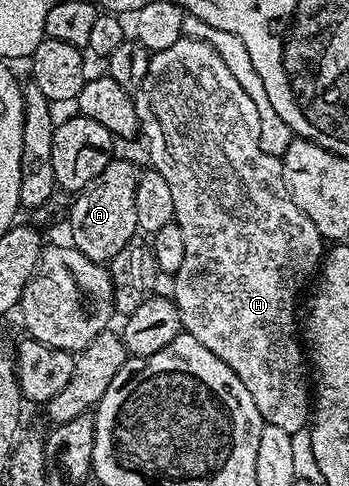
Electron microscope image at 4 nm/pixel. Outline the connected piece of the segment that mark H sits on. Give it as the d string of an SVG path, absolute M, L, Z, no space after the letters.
M183 37L179 41L175 41L175 45L171 45L168 49L154 51L150 54L149 72L147 77L143 77L135 102L140 134L145 135L145 143L149 146L149 159L153 162L150 163L152 170L162 174L164 180L167 181L168 188L171 189L175 224L183 233L183 265L180 265L177 273L172 276L171 298L179 309L184 334L195 337L195 341L199 341L199 345L207 345L207 349L211 349L211 353L215 353L215 357L219 357L219 361L226 363L235 373L235 377L239 377L239 381L243 381L243 385L247 385L247 393L251 393L251 398L255 401L255 409L259 409L259 413L265 418L265 422L270 428L278 427L279 430L285 431L286 436L306 430L311 419L311 379L307 374L307 355L299 342L298 332L295 330L295 320L299 315L299 300L302 298L307 284L316 276L321 266L323 240L319 229L315 229L315 225L311 225L307 213L303 213L303 209L299 209L299 205L295 205L285 180L284 162L278 156L263 153L263 145L259 145L259 109L255 109L255 101L251 101L251 97L247 97L243 85L239 85L239 81L235 81L231 69L227 69L223 57L219 57L219 53L215 53L215 49L211 45L198 39Z

